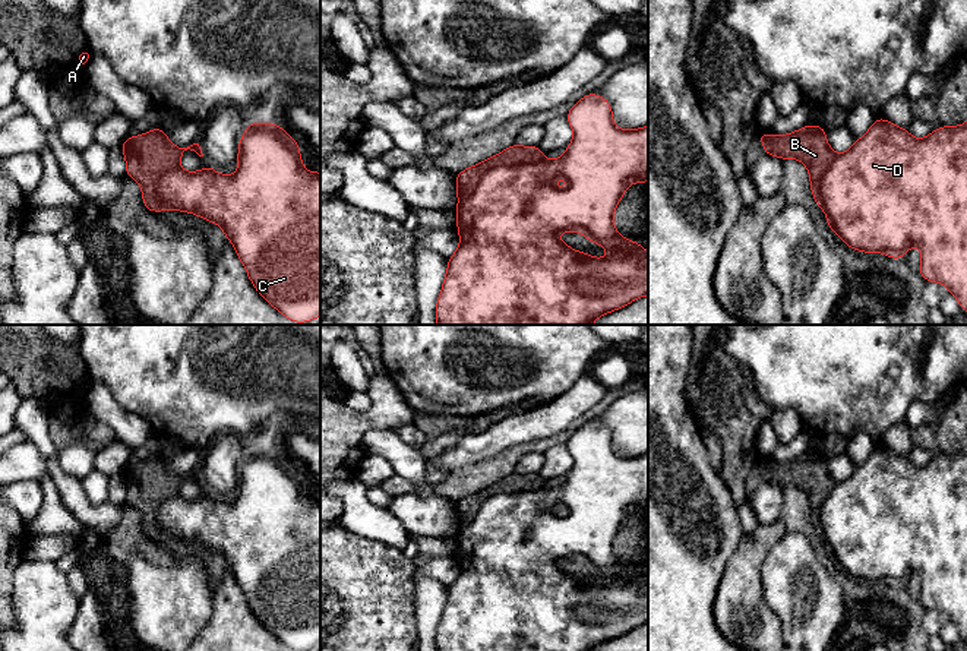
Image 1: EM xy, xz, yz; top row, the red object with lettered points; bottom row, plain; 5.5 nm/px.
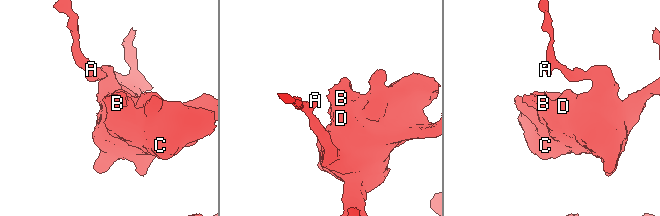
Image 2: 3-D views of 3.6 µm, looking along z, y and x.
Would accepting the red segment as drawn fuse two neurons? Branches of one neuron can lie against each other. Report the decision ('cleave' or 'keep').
cleave

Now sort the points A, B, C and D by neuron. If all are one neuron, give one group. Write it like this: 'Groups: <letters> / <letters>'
Groups: A C D / B

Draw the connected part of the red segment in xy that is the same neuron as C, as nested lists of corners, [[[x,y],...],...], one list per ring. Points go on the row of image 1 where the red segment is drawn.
[[[249,123],[238,143],[238,170],[234,176],[218,174],[212,165],[199,171],[180,167],[159,177],[157,196],[164,211],[177,209],[218,224],[244,265],[257,293],[294,323],[320,316],[320,173],[309,173],[300,158],[300,145],[279,126]]]

